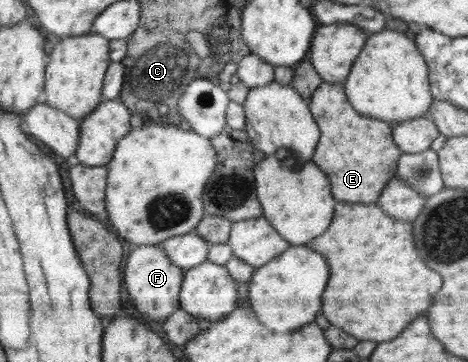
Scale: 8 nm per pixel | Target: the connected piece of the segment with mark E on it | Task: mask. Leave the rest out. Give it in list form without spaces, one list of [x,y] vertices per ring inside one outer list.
[[[322,82],[309,99],[309,110],[321,135],[311,161],[330,179],[332,197],[337,202],[372,204],[395,176],[403,151],[394,143],[391,122],[358,113],[348,101],[340,82]]]

